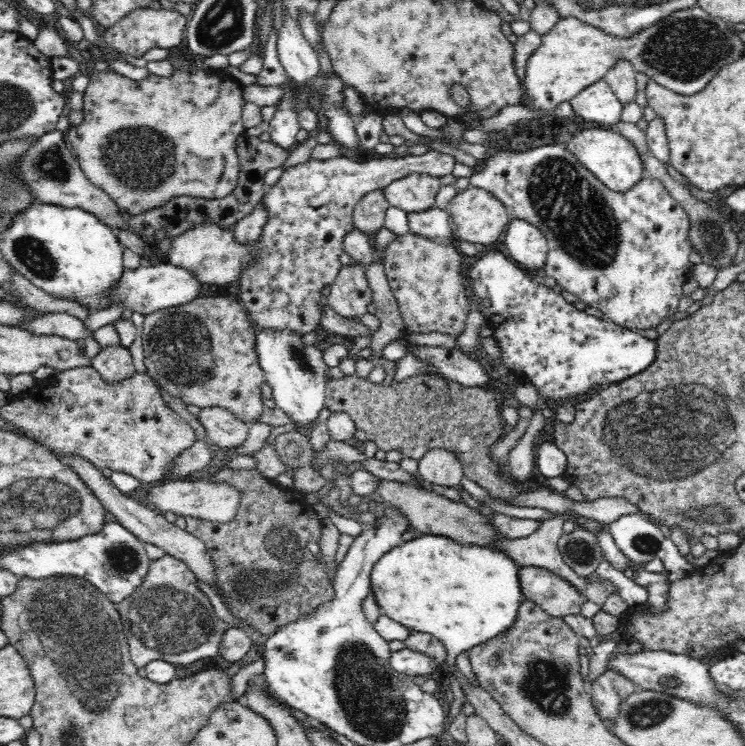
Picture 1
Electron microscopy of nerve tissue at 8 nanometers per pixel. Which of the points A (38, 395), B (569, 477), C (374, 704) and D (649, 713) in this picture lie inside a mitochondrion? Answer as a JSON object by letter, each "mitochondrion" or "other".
{"A":"other","B":"other","C":"mitochondrion","D":"mitochondrion"}

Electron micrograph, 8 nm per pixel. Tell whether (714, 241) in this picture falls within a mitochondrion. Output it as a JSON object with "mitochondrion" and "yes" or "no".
{"mitochondrion":"yes"}

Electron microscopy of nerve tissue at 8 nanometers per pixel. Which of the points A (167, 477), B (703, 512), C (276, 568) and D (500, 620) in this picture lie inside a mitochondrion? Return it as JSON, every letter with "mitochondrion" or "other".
{"A":"other","B":"other","C":"mitochondrion","D":"other"}

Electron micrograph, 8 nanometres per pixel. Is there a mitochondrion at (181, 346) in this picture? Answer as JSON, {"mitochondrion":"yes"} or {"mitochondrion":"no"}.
{"mitochondrion":"yes"}

